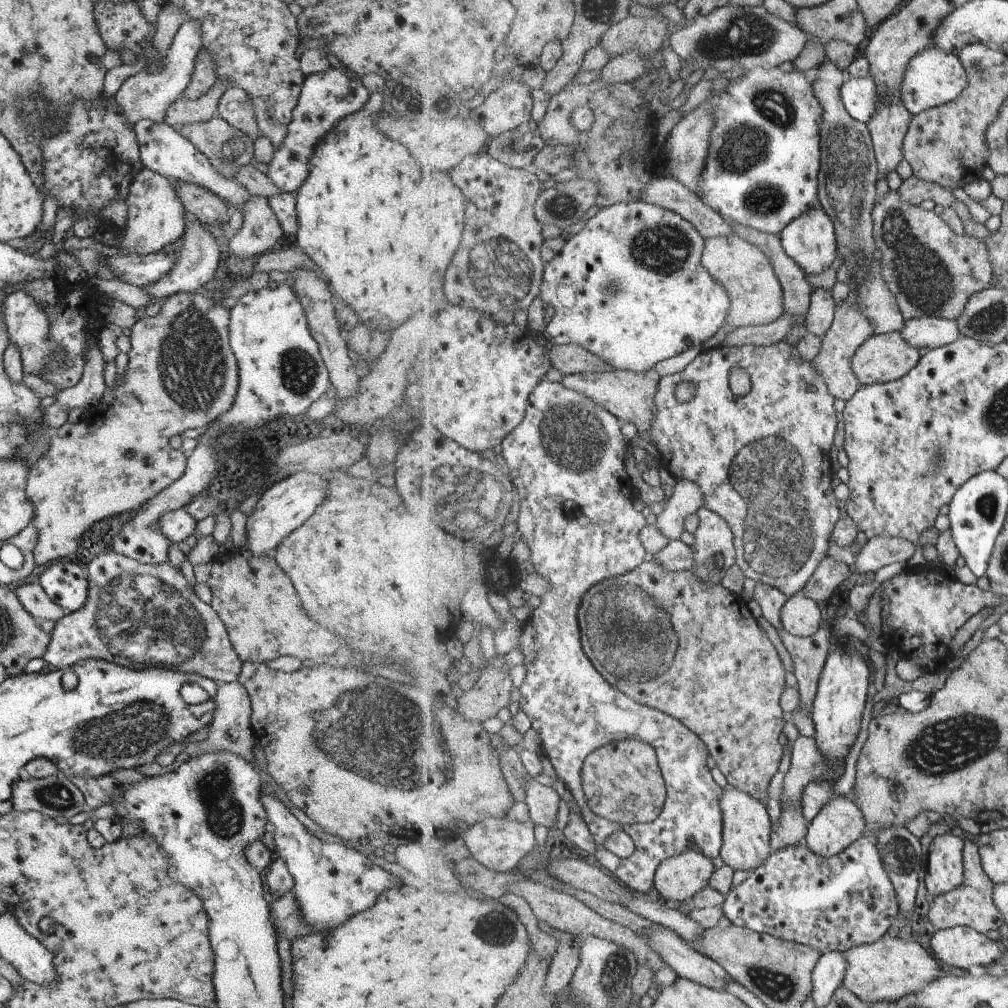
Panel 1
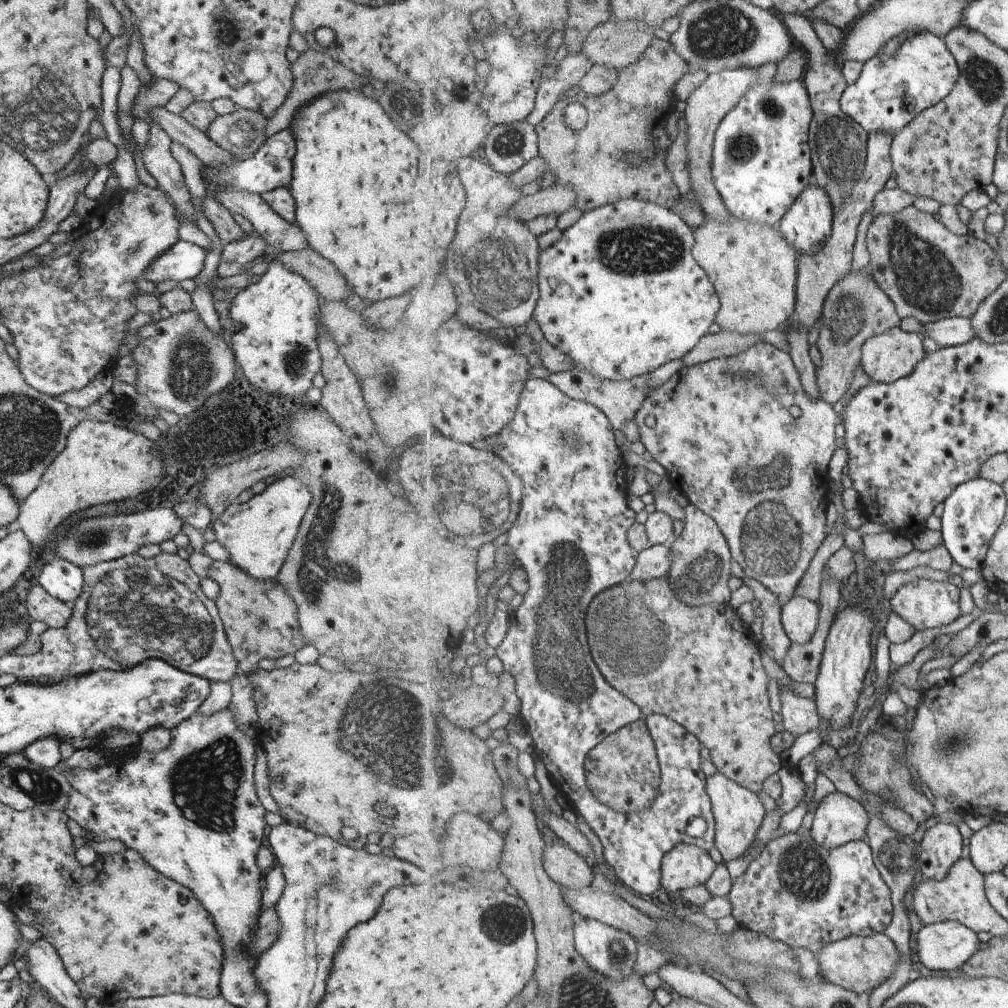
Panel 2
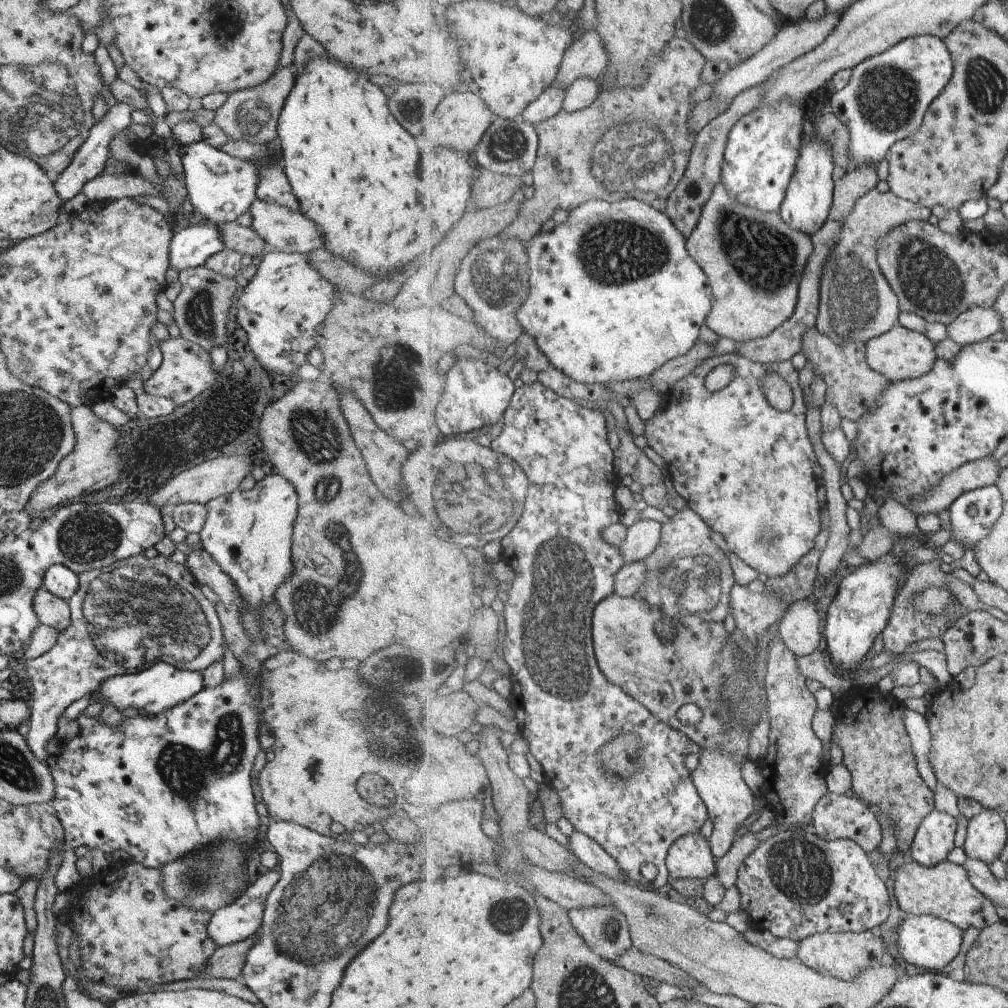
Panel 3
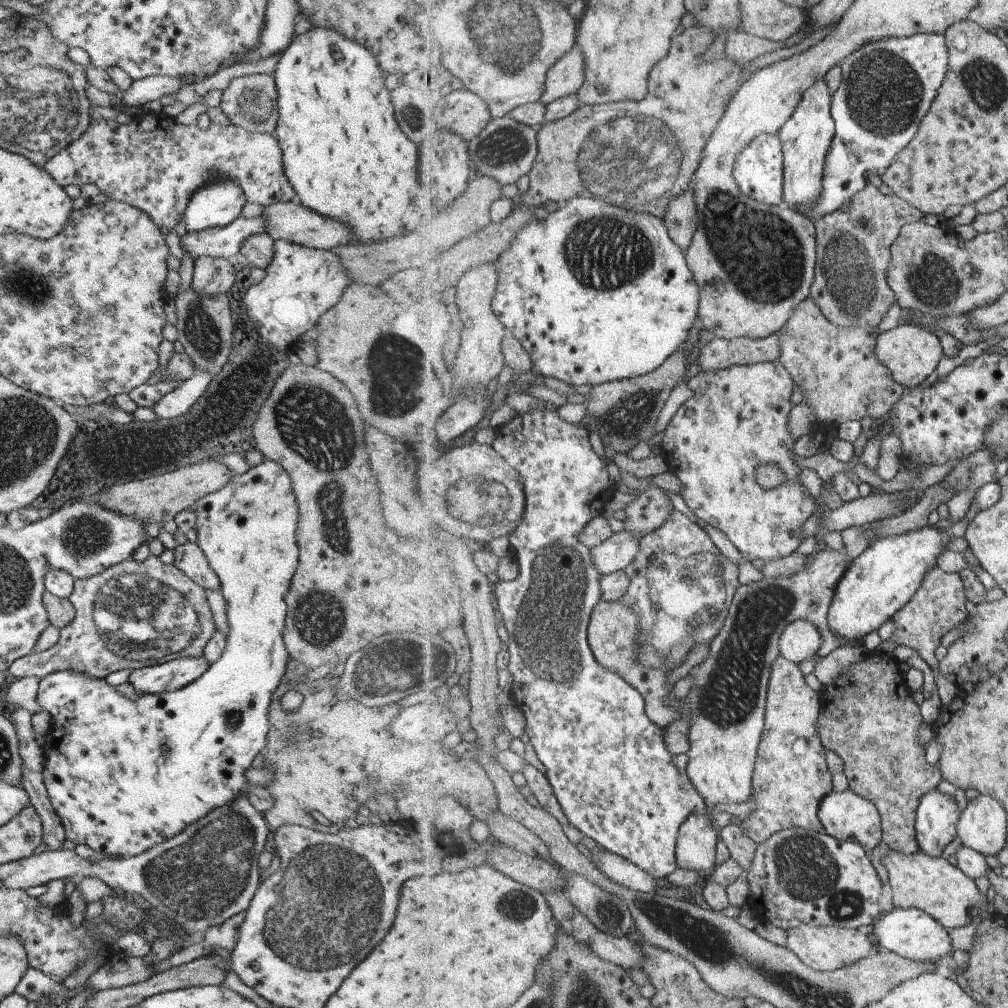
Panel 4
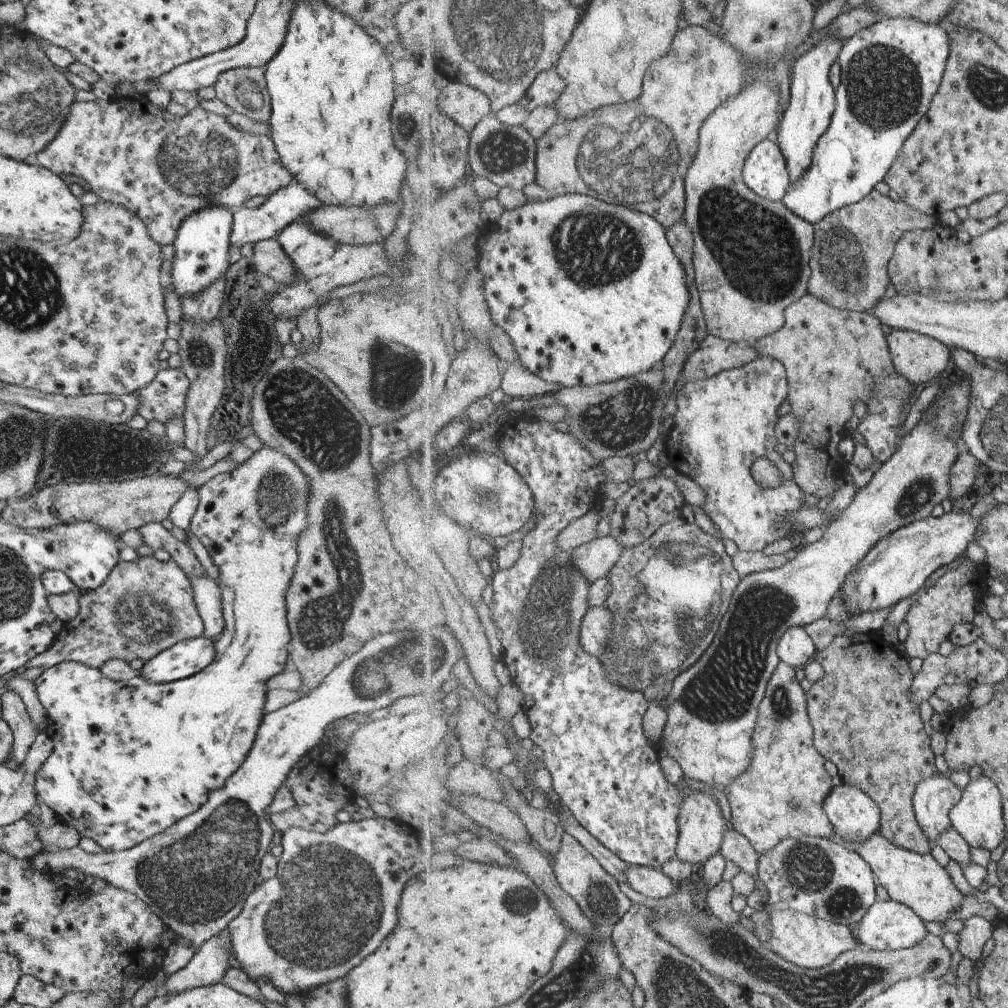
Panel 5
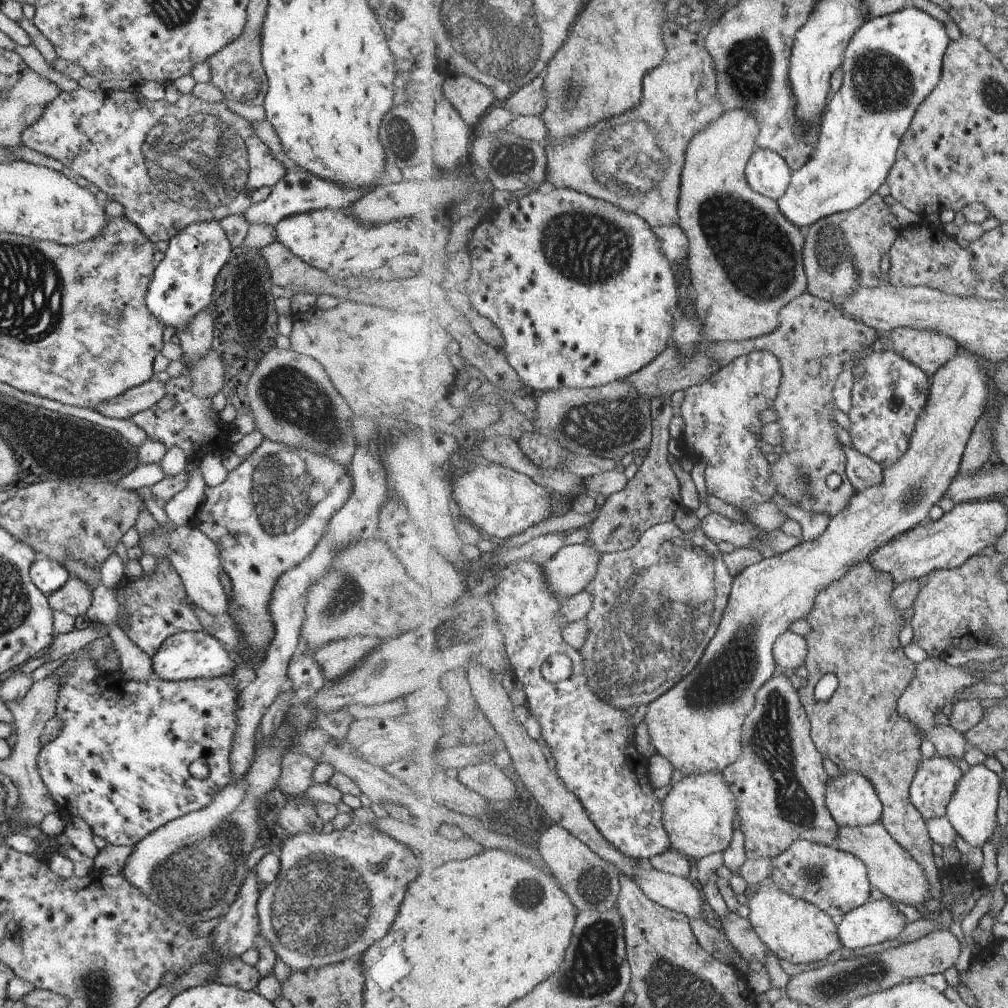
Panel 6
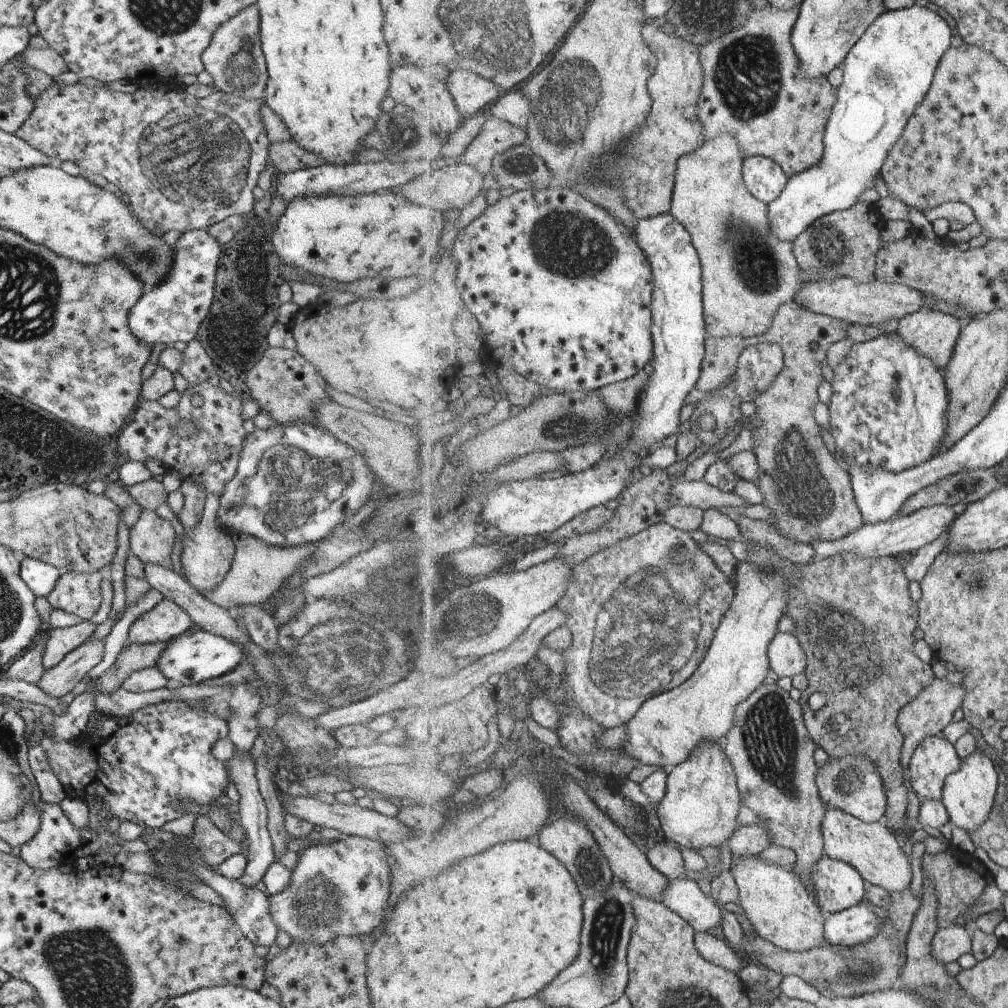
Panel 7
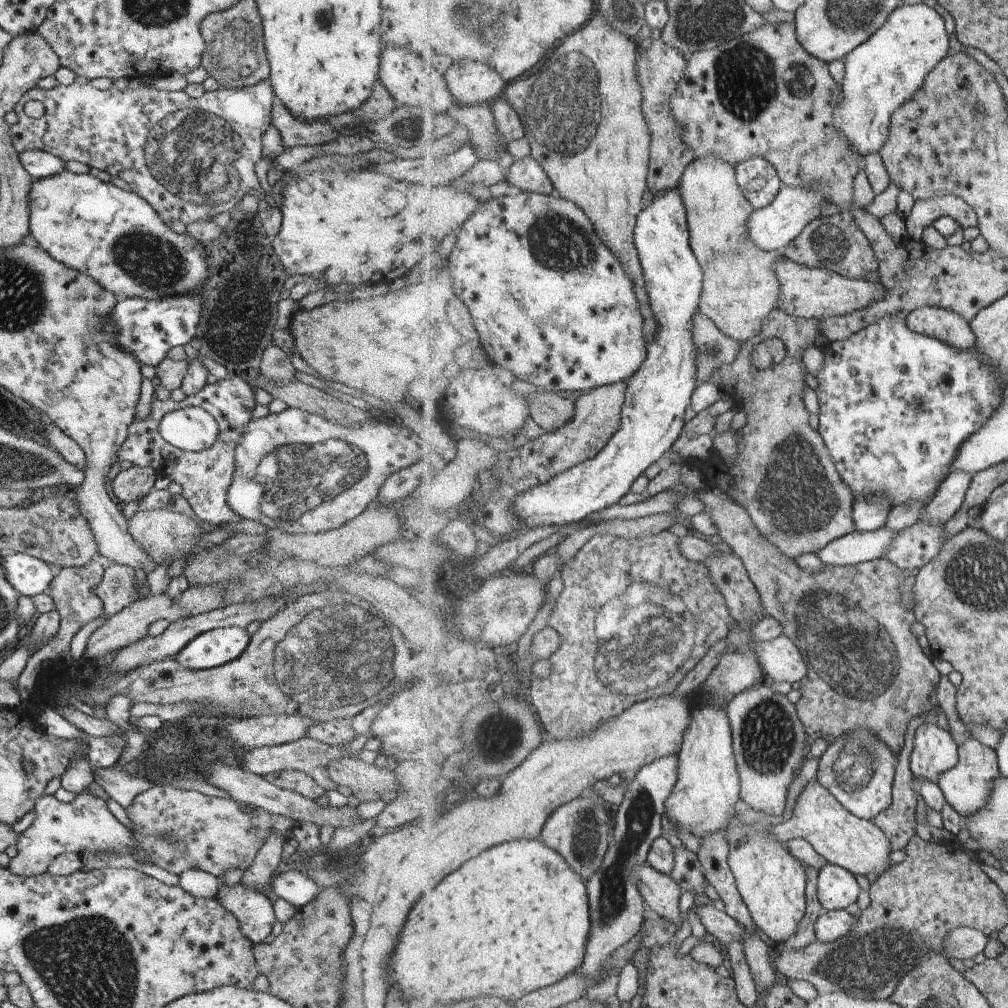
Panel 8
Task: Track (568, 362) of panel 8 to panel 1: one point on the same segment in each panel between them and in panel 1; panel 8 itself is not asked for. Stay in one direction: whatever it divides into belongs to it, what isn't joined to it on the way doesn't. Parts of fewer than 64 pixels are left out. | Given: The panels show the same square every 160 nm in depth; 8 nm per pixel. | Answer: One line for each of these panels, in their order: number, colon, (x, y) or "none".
1: (631, 287)
2: (622, 293)
3: (615, 295)
4: (596, 293)
5: (591, 293)
6: (584, 296)
7: (561, 288)

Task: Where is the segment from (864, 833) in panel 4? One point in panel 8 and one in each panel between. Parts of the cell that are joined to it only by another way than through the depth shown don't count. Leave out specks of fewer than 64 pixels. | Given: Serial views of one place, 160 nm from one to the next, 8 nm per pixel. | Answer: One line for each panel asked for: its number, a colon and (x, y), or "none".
5: (856, 817)
6: (853, 800)
7: (852, 783)
8: (859, 770)

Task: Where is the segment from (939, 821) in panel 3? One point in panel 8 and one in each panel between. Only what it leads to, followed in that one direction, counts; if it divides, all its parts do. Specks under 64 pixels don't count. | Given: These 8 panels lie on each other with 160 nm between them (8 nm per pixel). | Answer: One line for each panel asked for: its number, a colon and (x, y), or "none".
4: (938, 815)
5: (936, 797)
6: (936, 781)
7: (935, 760)
8: (935, 752)

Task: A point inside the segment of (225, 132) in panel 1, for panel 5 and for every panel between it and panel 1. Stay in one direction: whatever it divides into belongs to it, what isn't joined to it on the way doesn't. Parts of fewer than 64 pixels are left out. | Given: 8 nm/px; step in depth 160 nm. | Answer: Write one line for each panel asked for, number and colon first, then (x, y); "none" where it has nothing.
2: (242, 132)
3: (250, 113)
4: (249, 102)
5: (244, 91)

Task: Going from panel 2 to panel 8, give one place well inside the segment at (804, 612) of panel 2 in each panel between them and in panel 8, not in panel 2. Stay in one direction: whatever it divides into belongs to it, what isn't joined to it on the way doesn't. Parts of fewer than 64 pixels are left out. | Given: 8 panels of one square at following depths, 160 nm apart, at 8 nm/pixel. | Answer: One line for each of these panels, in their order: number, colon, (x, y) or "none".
3: (800, 628)
4: (800, 640)
5: (796, 648)
6: (791, 650)
7: (788, 657)
8: (782, 660)

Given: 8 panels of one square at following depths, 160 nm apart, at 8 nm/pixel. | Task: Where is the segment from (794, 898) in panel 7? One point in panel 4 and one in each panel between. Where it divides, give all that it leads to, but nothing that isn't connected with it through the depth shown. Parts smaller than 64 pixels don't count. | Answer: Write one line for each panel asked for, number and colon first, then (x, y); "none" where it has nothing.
4: (822, 948)
5: (808, 941)
6: (797, 931)

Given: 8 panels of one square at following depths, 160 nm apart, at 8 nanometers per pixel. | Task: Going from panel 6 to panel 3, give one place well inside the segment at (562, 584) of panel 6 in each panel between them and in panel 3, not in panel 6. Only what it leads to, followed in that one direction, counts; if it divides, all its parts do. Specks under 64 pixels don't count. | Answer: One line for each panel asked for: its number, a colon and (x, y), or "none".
3: (644, 536)
4: (620, 549)
5: (595, 559)

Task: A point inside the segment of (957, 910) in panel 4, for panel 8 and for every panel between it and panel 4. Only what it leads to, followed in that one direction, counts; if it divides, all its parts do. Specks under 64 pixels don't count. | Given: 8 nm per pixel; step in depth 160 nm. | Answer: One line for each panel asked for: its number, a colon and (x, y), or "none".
5: (919, 881)
6: (893, 870)
7: (873, 849)
8: (860, 845)

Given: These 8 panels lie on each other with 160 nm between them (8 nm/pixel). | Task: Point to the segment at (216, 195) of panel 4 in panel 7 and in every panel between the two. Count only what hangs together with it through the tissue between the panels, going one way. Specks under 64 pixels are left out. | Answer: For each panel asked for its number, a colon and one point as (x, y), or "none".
5: (200, 245)
6: (181, 284)
7: (171, 311)

